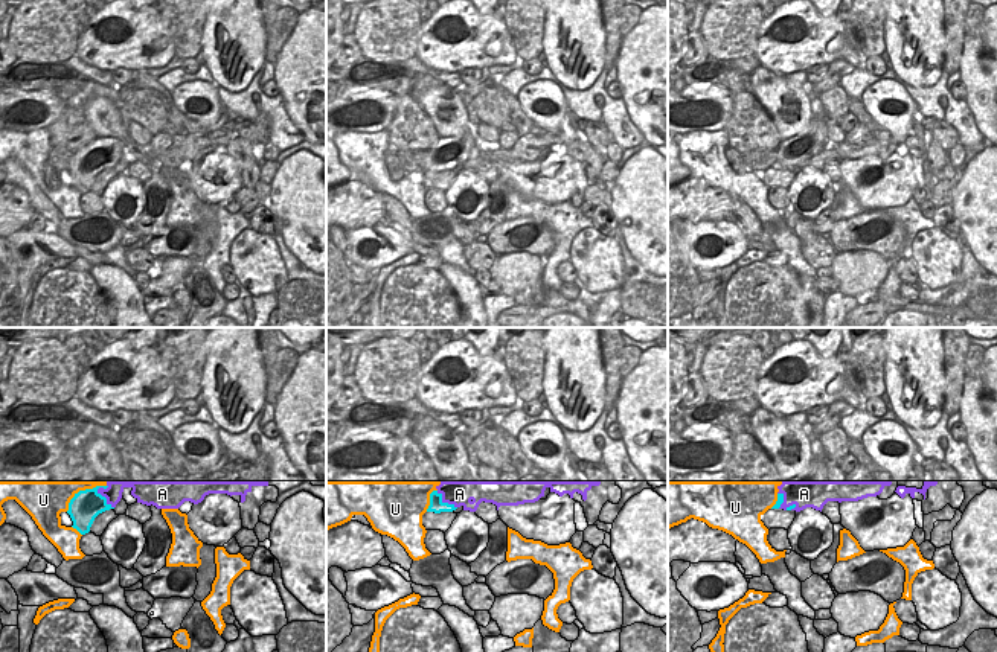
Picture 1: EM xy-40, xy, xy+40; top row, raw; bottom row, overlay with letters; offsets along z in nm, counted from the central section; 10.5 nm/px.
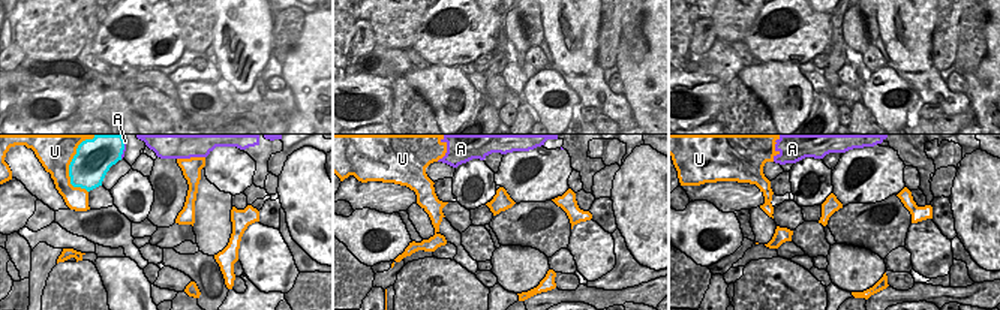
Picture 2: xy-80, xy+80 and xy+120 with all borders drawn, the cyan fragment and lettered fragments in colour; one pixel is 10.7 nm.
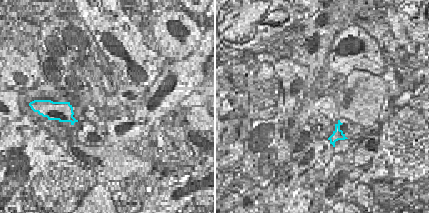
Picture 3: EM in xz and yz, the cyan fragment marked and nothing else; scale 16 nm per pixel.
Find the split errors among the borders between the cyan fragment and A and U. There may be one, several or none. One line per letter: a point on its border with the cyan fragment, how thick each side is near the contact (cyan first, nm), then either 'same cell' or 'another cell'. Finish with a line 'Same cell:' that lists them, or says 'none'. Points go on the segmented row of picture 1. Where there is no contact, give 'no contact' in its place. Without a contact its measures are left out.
A: contact xy-40 (104, 497); calibres 320 and 190 nm; another cell
U: contact xy-40 (83, 491); calibres 320 and 260 nm; another cell
Same cell: none

